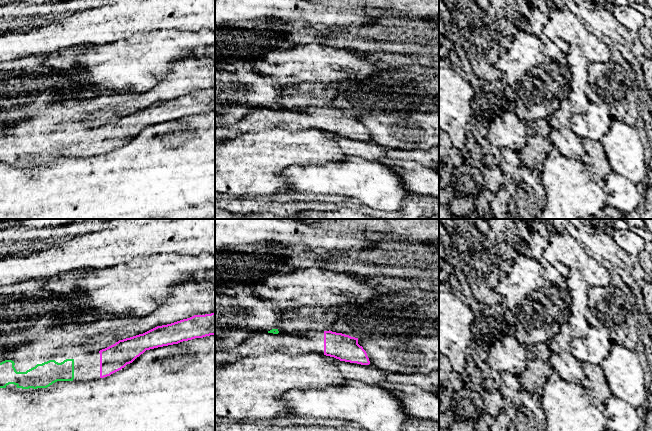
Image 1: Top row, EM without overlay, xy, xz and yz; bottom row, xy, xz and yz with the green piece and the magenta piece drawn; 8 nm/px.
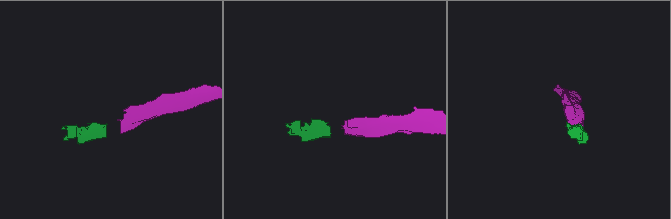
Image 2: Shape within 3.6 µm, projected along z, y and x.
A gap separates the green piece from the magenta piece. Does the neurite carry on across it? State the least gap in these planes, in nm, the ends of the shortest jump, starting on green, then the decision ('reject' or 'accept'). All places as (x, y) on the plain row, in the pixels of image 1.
gap 220 nm; span xy (73, 135), (99, 128); accept

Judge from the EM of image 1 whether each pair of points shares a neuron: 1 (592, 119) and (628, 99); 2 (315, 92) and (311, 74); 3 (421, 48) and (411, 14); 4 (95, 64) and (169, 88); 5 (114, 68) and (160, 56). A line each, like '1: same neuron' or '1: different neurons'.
1: same neuron
2: different neurons
3: different neurons
4: different neurons
5: same neuron

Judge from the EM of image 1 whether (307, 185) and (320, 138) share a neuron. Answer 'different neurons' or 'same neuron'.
different neurons

